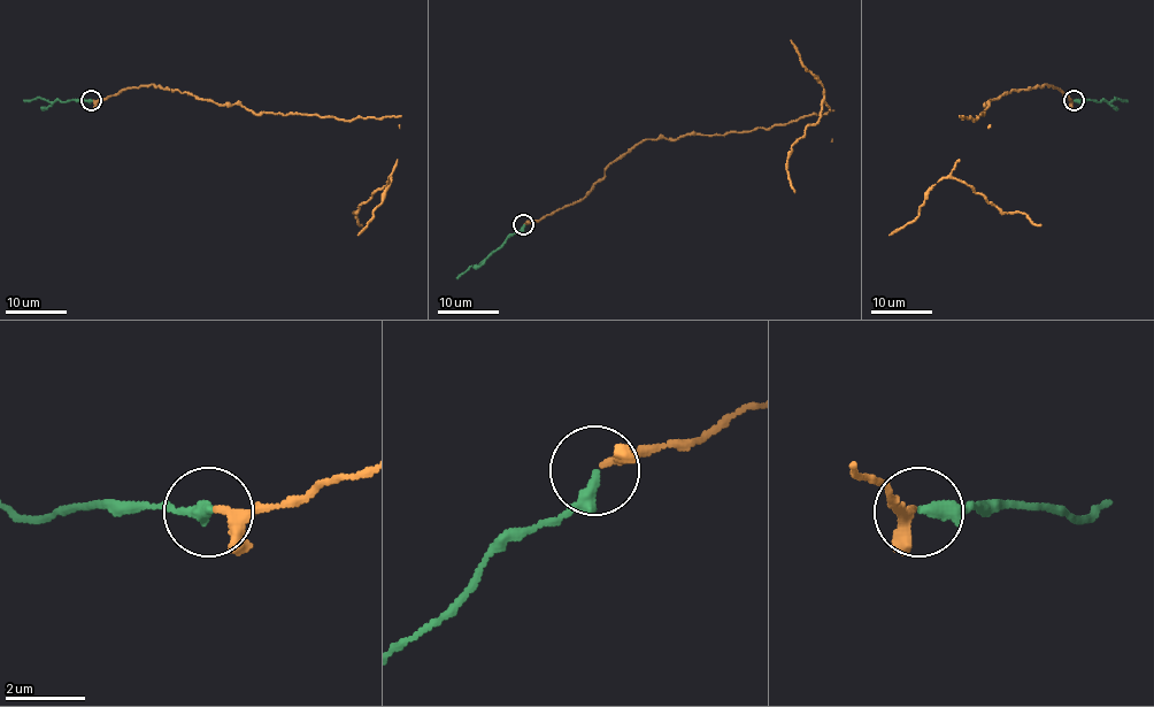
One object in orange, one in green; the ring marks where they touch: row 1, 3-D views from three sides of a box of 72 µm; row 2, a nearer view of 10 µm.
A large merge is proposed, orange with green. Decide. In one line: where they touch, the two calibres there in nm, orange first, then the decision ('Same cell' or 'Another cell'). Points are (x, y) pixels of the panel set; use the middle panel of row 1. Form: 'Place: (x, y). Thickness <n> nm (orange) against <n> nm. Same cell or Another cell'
Place: (523, 224). Thickness 200 nm (orange) against 320 nm. Same cell

